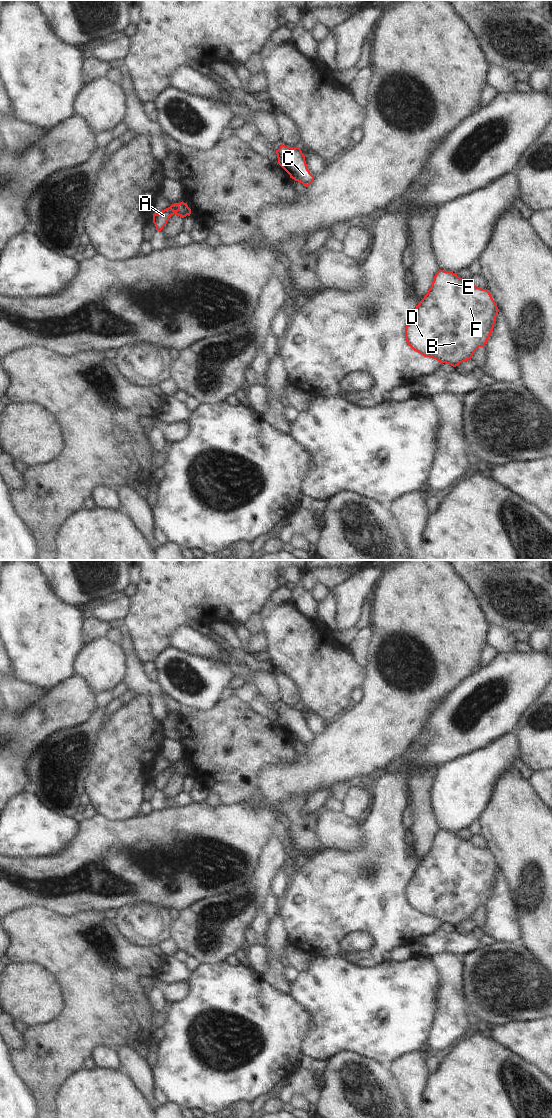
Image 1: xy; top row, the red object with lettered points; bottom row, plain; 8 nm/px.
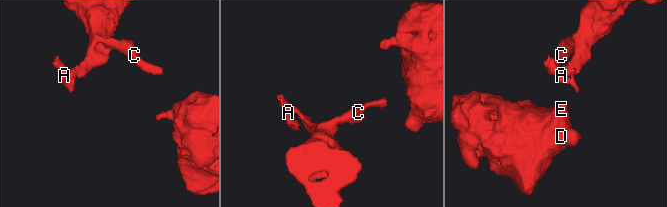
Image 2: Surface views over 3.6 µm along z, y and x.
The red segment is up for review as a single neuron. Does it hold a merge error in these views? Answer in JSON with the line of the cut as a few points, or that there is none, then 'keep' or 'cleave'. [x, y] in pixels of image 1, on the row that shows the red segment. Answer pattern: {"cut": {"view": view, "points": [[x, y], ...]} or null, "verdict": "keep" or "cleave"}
{"cut": {"view": "xy", "points": [[184, 203], [187, 214]]}, "verdict": "cleave"}

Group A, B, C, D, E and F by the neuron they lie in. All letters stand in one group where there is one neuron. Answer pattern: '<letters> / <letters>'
A / B C D E F

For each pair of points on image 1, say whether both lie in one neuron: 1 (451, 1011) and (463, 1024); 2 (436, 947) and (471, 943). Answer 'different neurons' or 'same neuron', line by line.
1: same neuron
2: same neuron

